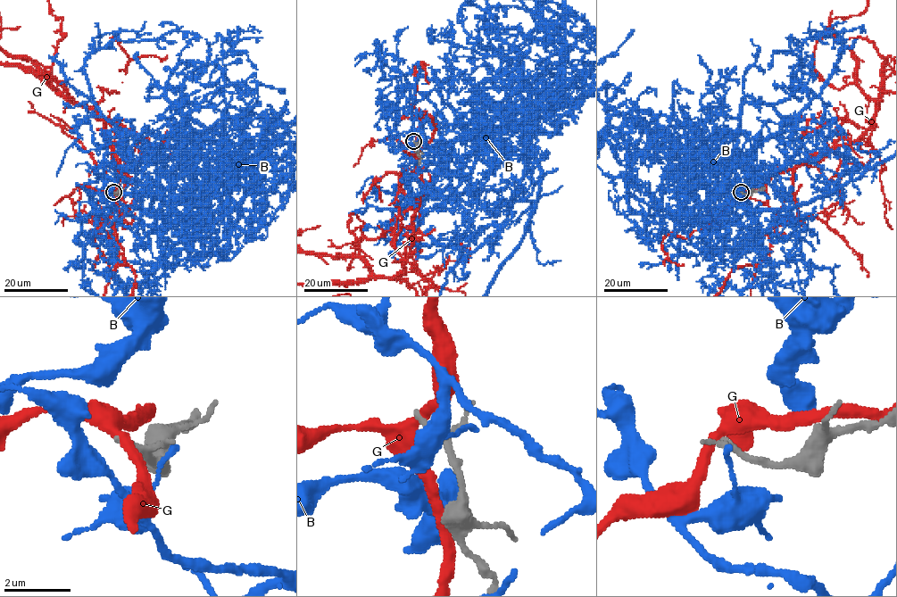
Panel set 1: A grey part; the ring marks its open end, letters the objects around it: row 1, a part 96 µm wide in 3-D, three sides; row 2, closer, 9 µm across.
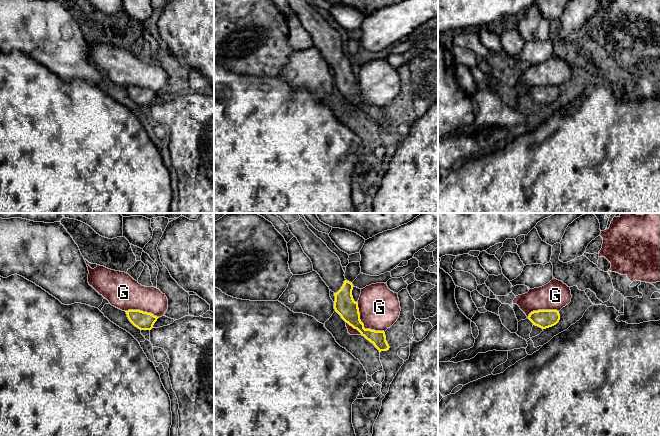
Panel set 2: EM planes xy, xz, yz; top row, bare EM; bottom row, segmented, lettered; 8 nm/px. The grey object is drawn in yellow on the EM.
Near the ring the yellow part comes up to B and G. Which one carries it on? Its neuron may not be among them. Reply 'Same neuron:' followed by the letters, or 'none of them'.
Same neuron: none of them

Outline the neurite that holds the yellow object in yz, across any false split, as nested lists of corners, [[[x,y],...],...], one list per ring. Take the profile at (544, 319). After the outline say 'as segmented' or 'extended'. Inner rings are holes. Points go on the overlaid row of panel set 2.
[[[538,310],[531,312],[528,319],[533,323],[533,325],[546,329],[559,322],[560,314],[557,310]]]; as segmented

